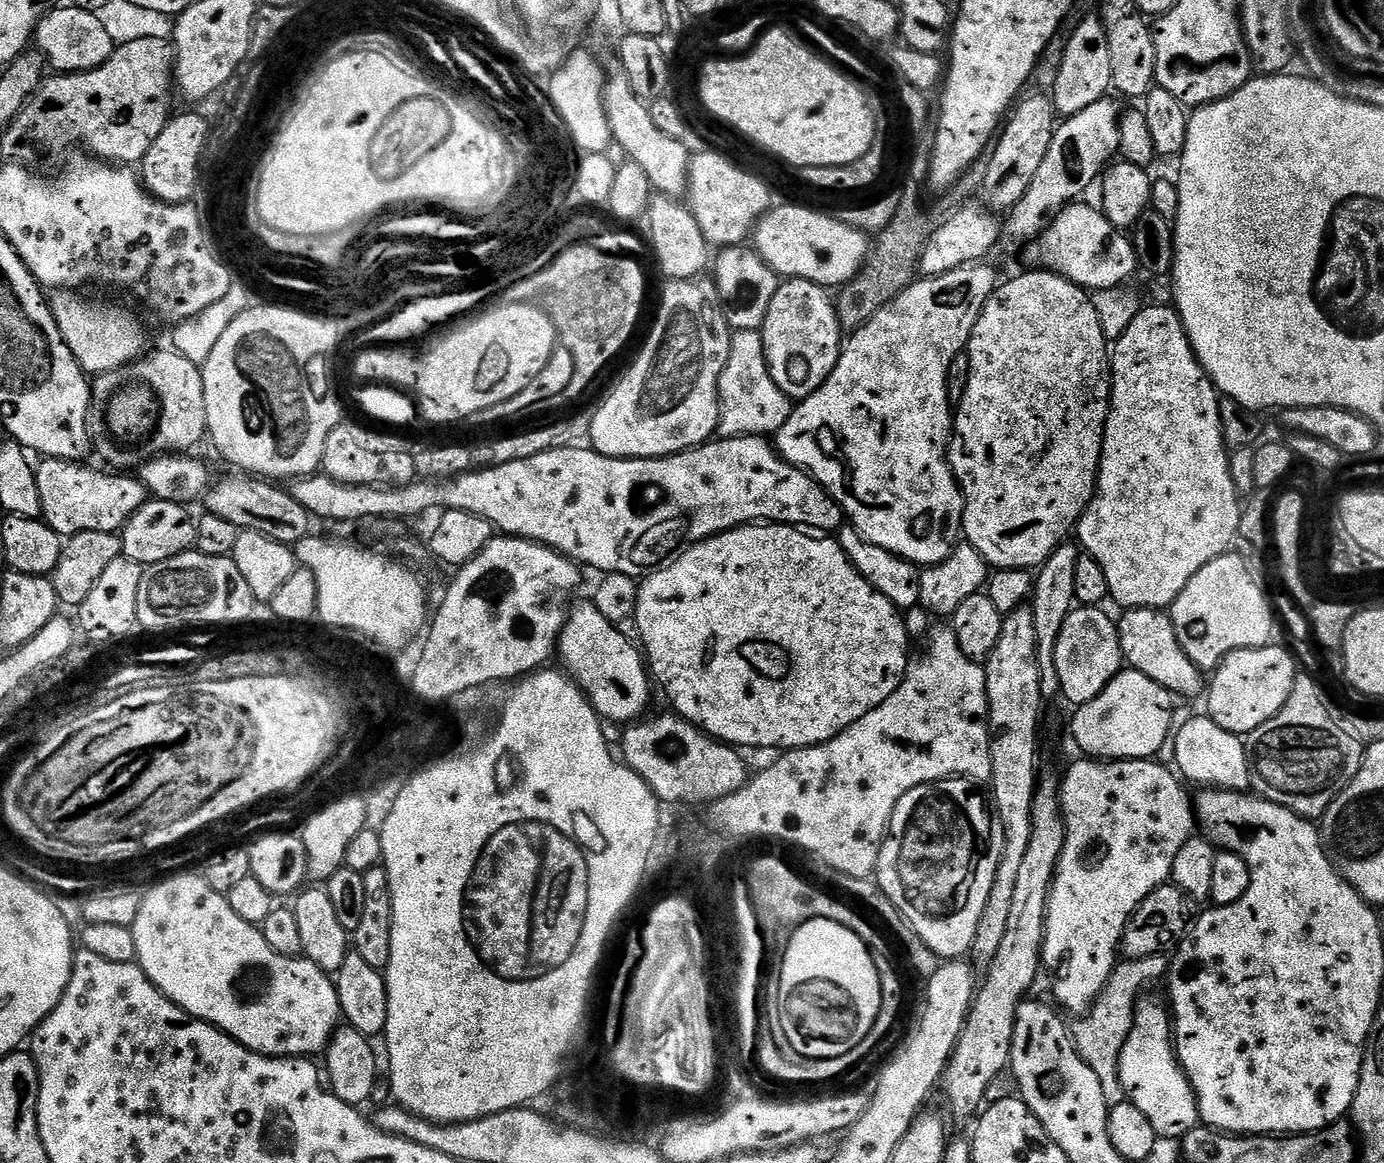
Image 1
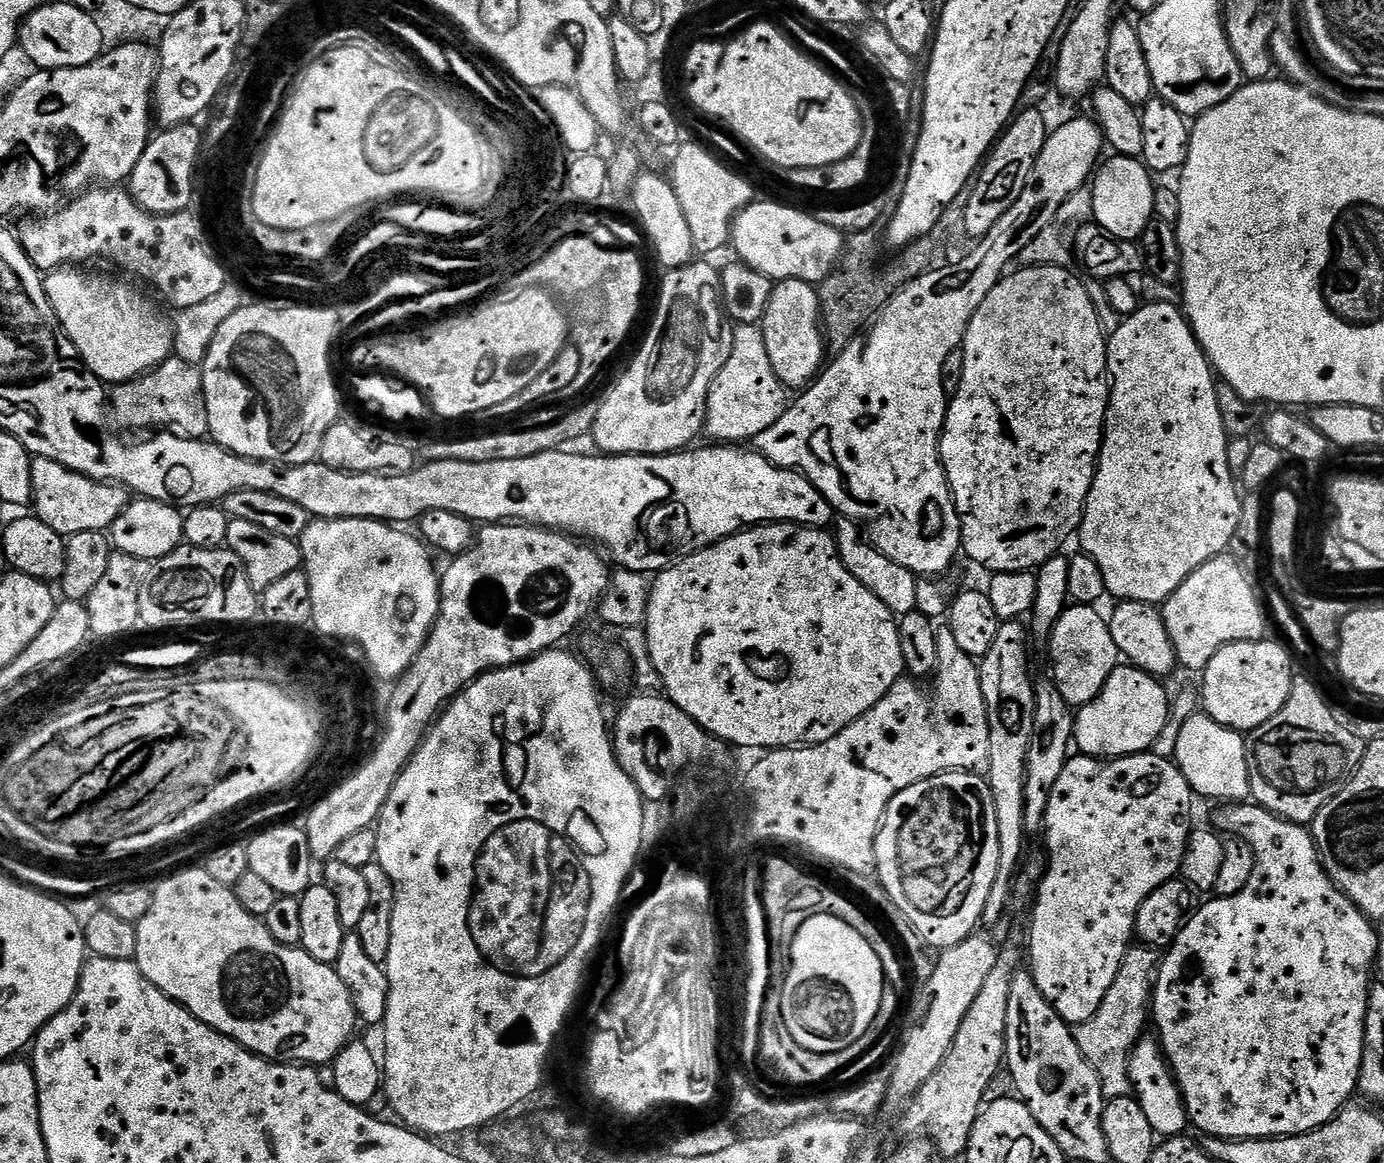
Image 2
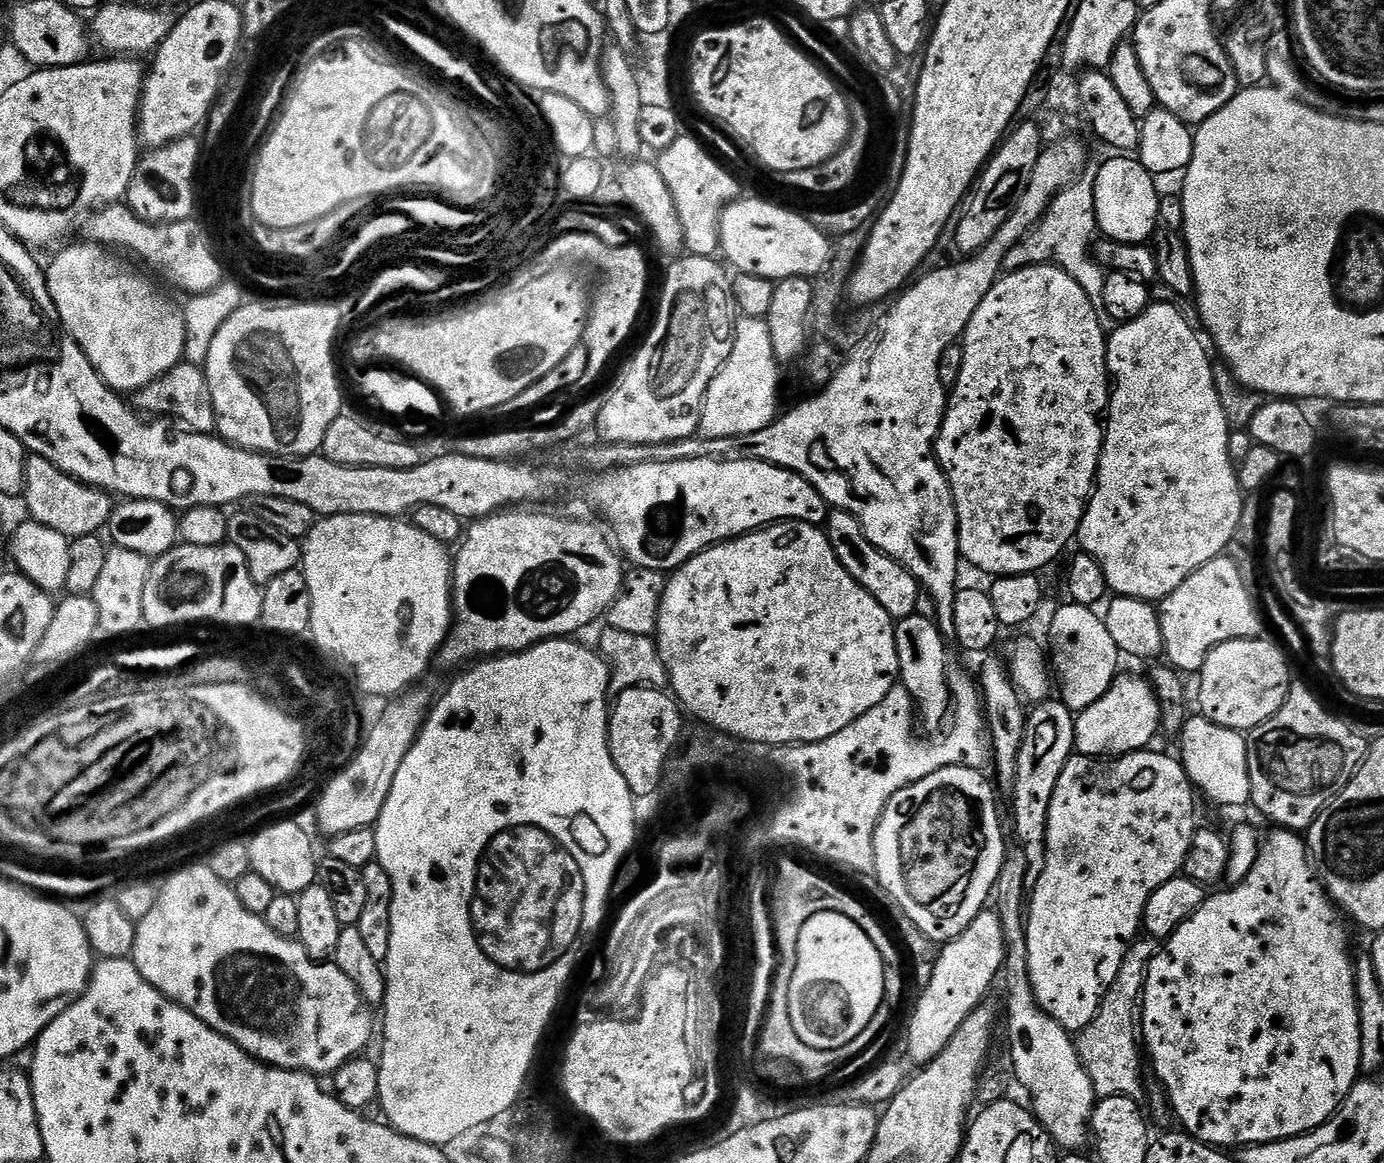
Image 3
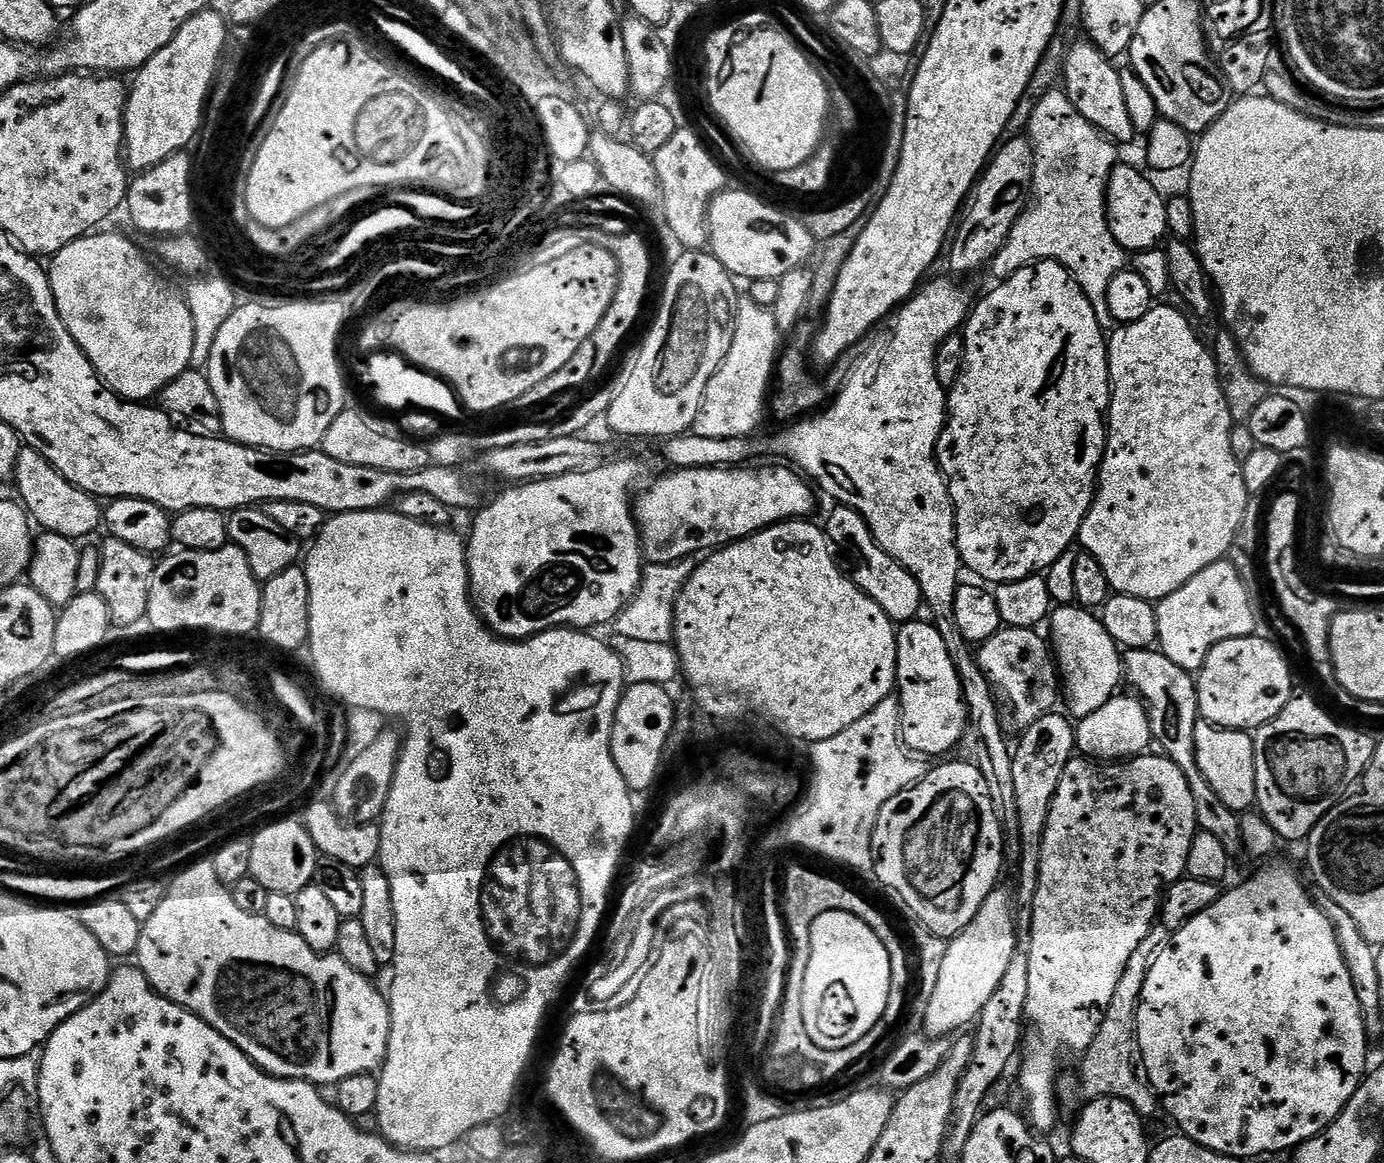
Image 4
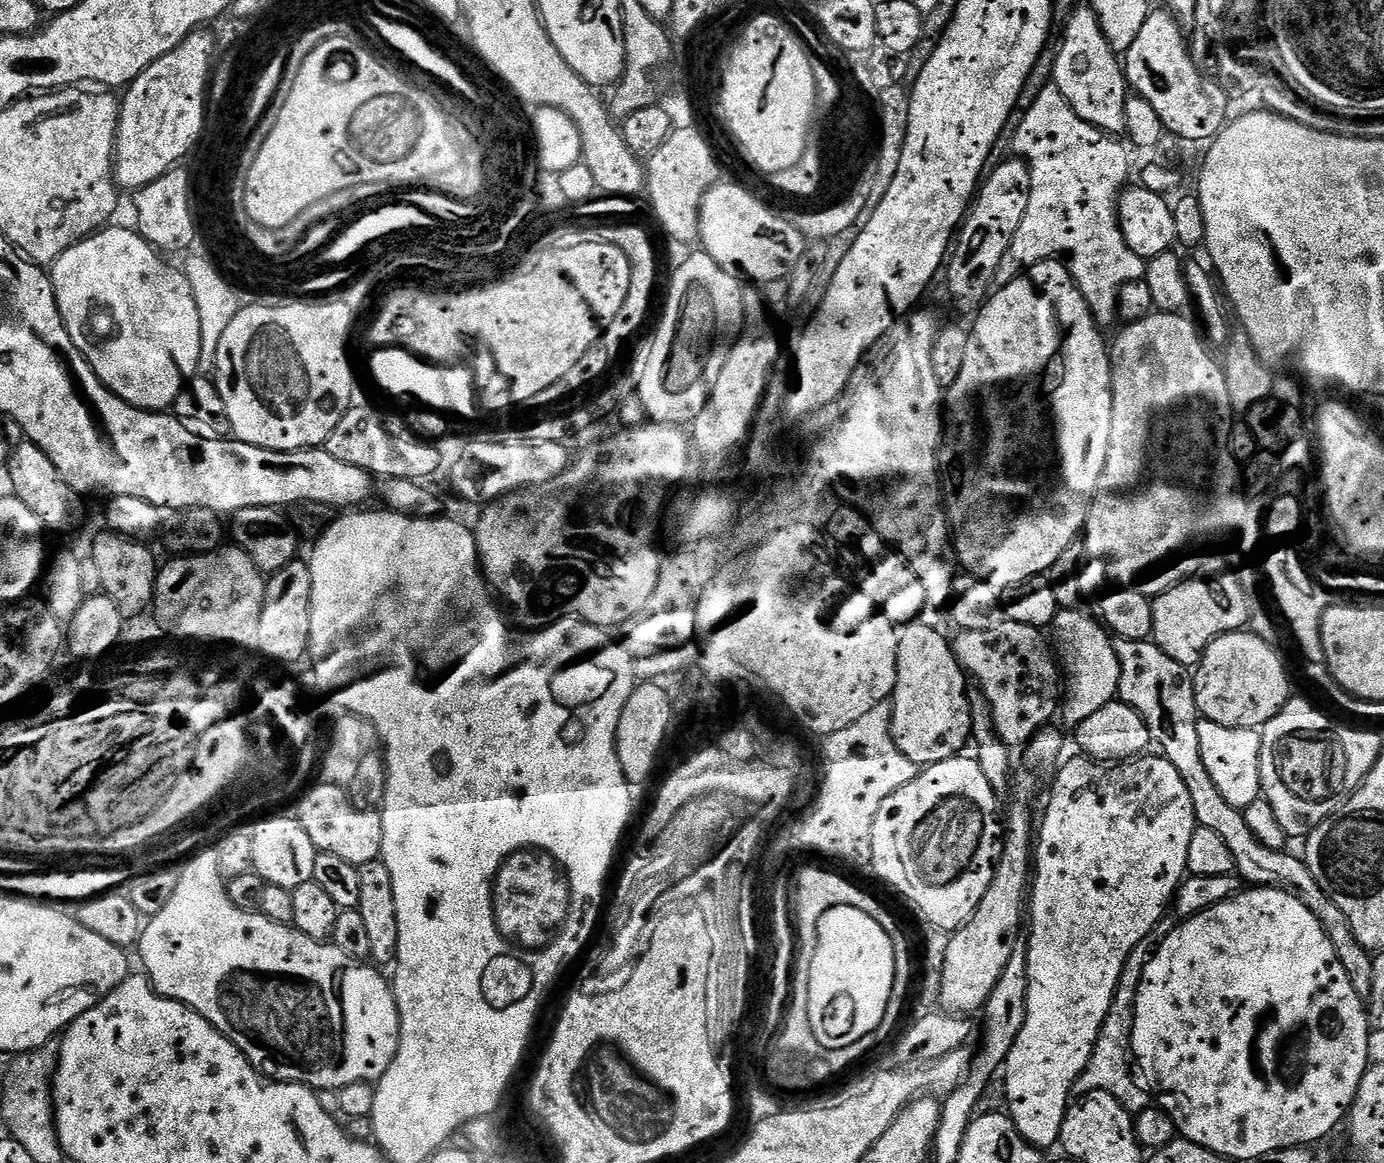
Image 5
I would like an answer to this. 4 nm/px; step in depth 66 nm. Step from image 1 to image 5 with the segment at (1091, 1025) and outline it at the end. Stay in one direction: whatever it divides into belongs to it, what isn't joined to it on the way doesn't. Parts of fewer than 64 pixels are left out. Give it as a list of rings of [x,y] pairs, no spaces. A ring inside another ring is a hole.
[[[1162,922],[1158,926],[1154,926],[1154,930],[1150,934],[1146,934],[1146,938],[1142,938],[1142,942],[1138,942],[1138,946],[1134,946],[1130,958],[1126,958],[1126,966],[1118,978],[1116,993],[1110,1002],[1110,1010],[1106,1014],[1106,1022],[1102,1022],[1102,1030],[1098,1034],[1098,1042],[1094,1046],[1094,1054],[1090,1054],[1090,1062],[1086,1066],[1086,1070],[1082,1070],[1082,1074],[1076,1079],[1075,1091],[1077,1093],[1105,1092],[1111,1094],[1113,1098],[1118,1098],[1118,1102],[1122,1102],[1122,1106],[1126,1111],[1133,1114],[1146,1110],[1153,1103],[1152,1090],[1149,1088],[1144,1075],[1140,1073],[1140,1067],[1136,1065],[1136,1055],[1132,1052],[1132,1031],[1134,1030],[1136,995],[1138,994],[1140,979],[1150,962],[1150,958],[1155,954],[1156,947],[1171,934],[1172,929],[1173,925],[1168,924],[1168,922]]]

